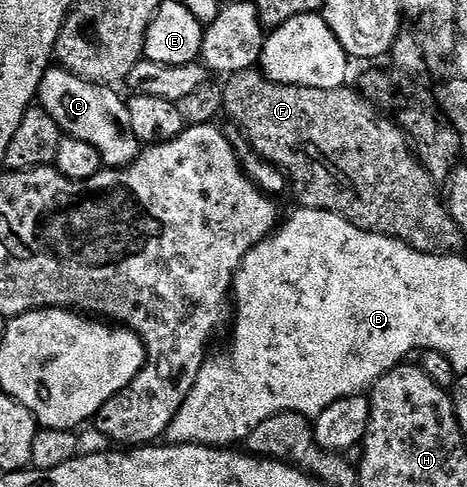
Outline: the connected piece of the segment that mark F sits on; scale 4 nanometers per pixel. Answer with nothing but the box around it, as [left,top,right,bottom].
[224,69,442,254]

